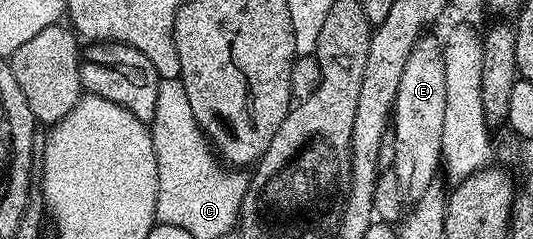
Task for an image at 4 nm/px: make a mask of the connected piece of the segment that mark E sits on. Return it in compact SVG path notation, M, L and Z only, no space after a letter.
M430 34L422 35L403 66L403 78L399 78L399 94L393 103L391 127L395 134L395 160L391 171L399 178L401 191L406 201L416 202L434 184L436 174L442 167L441 147L443 146L443 110L447 110L447 70L443 66L443 44Z

